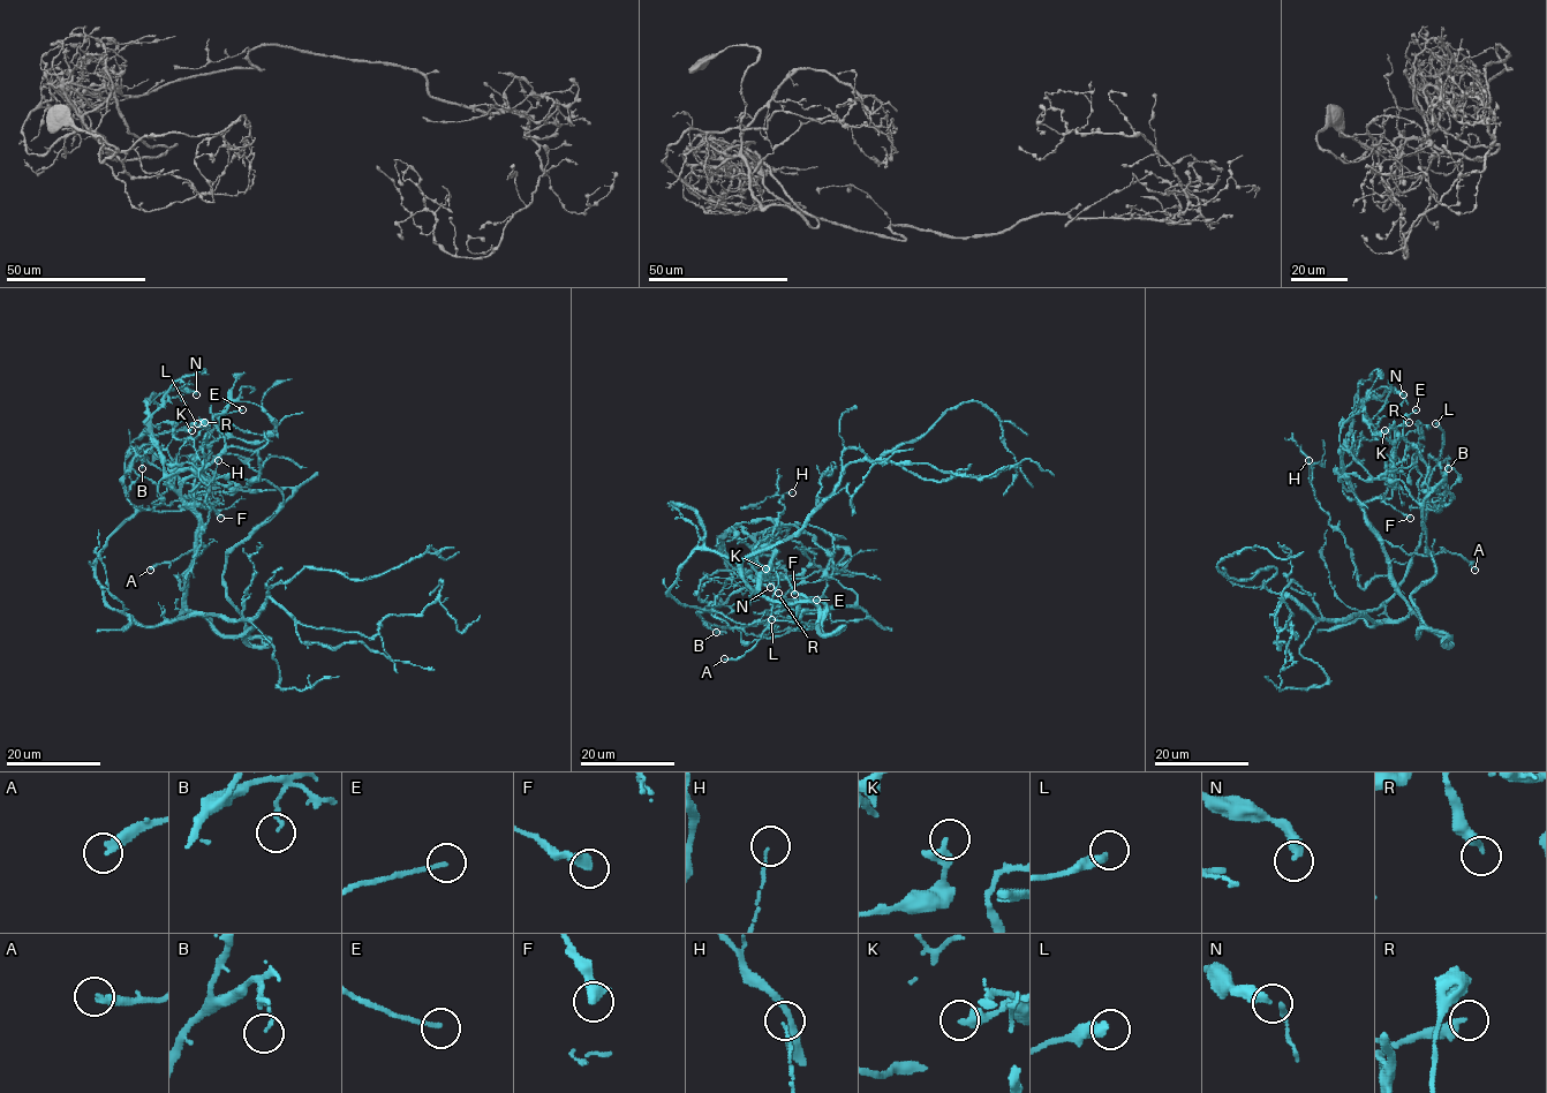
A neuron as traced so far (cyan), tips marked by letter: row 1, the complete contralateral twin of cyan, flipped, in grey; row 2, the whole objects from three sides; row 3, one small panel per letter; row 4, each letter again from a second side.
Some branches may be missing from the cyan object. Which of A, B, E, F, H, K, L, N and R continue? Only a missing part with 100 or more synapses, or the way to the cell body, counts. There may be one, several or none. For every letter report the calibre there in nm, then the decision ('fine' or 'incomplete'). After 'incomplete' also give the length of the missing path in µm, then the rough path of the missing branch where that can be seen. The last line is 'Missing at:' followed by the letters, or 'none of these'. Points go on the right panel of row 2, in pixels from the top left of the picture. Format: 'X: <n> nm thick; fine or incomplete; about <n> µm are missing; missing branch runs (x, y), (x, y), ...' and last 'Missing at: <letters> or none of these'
A: 320 nm thick; fine
B: 90 nm thick; fine
E: 150 nm thick; fine
F: 440 nm thick; fine
H: 80 nm thick; fine
K: 280 nm thick; fine
L: 360 nm thick; fine
N: 380 nm thick; fine
R: 320 nm thick; fine
Missing at: none of these

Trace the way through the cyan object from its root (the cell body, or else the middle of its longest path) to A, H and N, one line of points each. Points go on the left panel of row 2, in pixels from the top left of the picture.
A: (180, 618), (167, 620), (181, 612), (189, 566), (197, 543), (203, 542), (201, 553), (191, 550), (150, 570)
H: (180, 618), (167, 620), (181, 612), (183, 578), (176, 577), (181, 588), (208, 522), (209, 483), (218, 460)
N: (180, 618), (167, 620), (181, 612), (200, 521), (170, 482), (152, 439), (148, 399), (174, 389), (196, 394)

